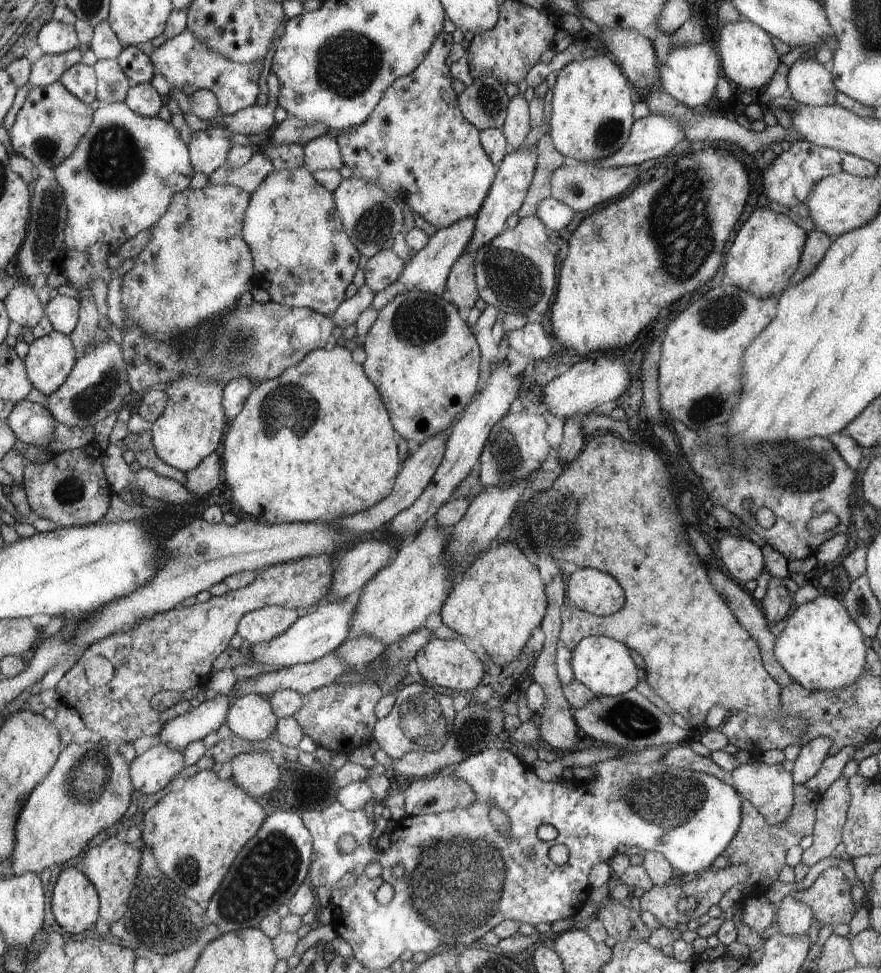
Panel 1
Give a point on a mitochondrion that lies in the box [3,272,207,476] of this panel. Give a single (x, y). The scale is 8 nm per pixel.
(86, 404)

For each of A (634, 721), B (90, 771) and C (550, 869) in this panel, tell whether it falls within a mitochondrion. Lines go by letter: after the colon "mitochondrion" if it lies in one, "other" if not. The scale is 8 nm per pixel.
A: mitochondrion
B: mitochondrion
C: other

